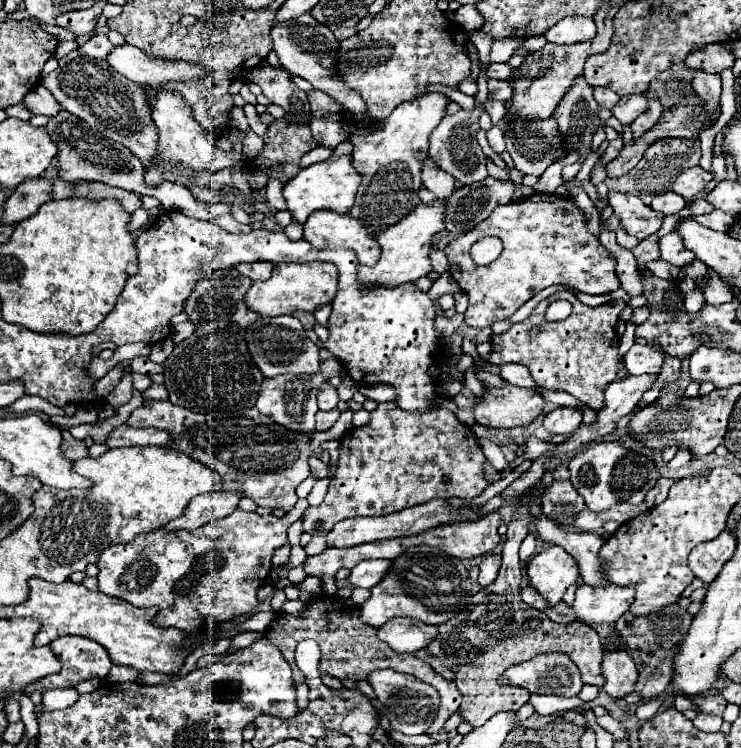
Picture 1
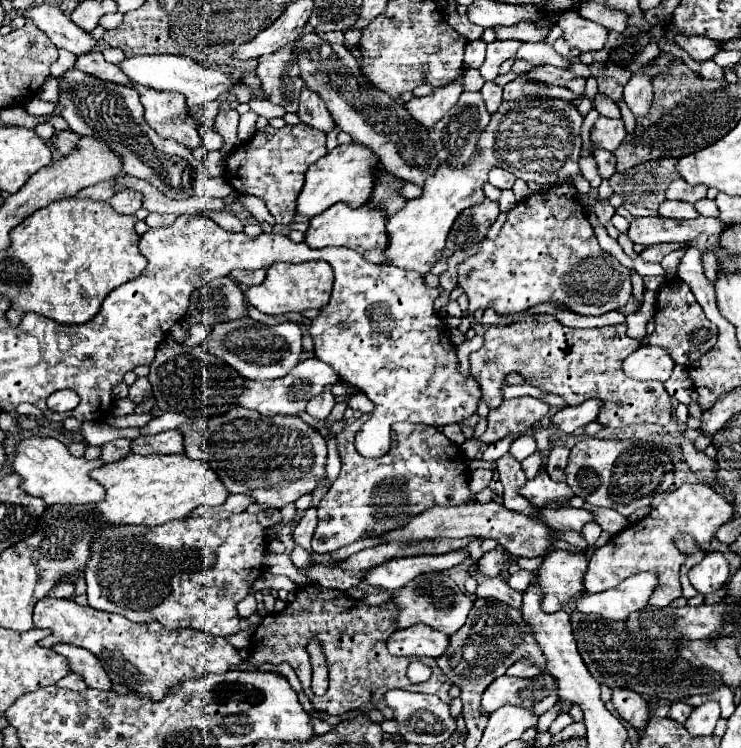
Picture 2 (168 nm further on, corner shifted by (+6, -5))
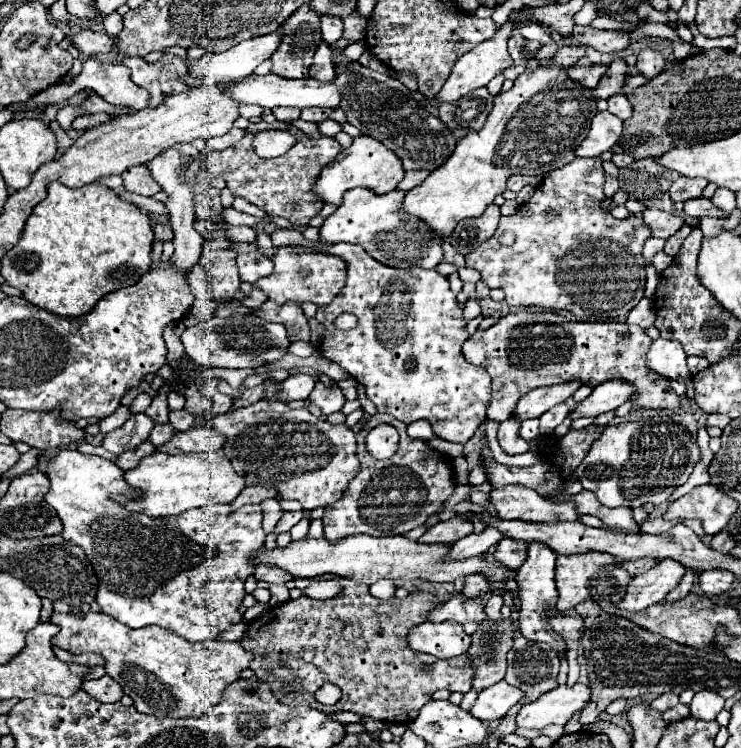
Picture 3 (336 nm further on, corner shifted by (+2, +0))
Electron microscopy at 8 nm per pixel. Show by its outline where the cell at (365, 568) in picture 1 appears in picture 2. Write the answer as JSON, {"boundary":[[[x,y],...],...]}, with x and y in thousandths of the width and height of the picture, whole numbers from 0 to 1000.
{"boundary":[[[632,735],[605,738],[605,741],[594,741],[594,743],[532,746],[532,749],[524,749],[521,754],[494,762],[494,767],[489,770],[489,778],[497,783],[518,786],[518,789],[534,789],[570,765],[605,762],[610,757],[618,757],[629,743],[632,743]]]}

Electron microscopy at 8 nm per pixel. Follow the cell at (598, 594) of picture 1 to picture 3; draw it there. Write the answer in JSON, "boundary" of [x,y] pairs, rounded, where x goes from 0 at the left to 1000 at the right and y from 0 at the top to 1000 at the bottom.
{"boundary":[[[910,747],[888,750],[877,763],[850,777],[845,798],[834,806],[845,817],[866,817],[877,809],[893,806],[899,795],[920,777],[926,761]]]}

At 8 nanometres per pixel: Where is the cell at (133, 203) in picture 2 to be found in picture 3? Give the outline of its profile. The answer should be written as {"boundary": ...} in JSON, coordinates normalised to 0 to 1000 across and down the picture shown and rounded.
{"boundary":[[[197,221],[175,223],[173,229],[167,229],[165,239],[167,239],[170,255],[178,255],[178,258],[186,258],[186,261],[194,261],[194,263],[205,263],[208,258],[216,255],[213,245],[205,239],[202,226]]]}

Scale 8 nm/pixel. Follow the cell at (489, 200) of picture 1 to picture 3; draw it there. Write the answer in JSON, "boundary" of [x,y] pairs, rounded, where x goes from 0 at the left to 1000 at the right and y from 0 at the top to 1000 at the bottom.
{"boundary":[[[659,274],[656,282],[648,290],[637,293],[623,293],[610,314],[605,317],[605,325],[621,338],[632,341],[642,330],[648,330],[656,320],[661,320],[672,303],[675,295],[675,277]]]}

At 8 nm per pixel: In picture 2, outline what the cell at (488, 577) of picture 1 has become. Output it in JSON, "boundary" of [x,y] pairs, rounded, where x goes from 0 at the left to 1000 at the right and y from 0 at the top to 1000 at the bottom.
{"boundary":[[[675,730],[656,738],[642,754],[645,770],[661,770],[661,773],[675,770],[683,759],[686,759],[686,746],[680,743],[680,735],[675,735]]]}

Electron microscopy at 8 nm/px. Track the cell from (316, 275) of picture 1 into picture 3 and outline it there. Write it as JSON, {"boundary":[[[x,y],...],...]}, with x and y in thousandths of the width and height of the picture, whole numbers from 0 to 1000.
{"boundary":[[[378,330],[367,344],[367,352],[370,352],[367,368],[351,373],[345,381],[364,394],[364,402],[375,408],[383,408],[389,402],[397,405],[418,402],[426,405],[429,410],[443,408],[467,381],[467,349],[456,346],[453,341],[440,341],[421,333],[397,336],[397,330]]]}

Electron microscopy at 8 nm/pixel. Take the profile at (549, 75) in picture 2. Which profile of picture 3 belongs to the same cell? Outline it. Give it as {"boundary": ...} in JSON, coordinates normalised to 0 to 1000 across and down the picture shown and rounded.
{"boundary":[[[839,78],[826,82],[823,95],[810,106],[807,116],[802,119],[804,130],[807,132],[821,132],[821,127],[826,127],[826,124],[839,124],[845,103],[848,103],[848,87],[839,82]]]}

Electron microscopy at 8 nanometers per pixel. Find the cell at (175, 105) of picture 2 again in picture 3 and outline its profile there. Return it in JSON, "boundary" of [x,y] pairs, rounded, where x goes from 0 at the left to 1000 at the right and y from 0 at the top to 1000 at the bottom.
{"boundary":[[[221,71],[213,84],[197,84],[192,76],[167,76],[167,87],[175,90],[178,108],[202,124],[202,143],[221,138],[224,127],[238,127],[254,119],[240,116],[243,103],[251,98],[251,82],[246,76]]]}

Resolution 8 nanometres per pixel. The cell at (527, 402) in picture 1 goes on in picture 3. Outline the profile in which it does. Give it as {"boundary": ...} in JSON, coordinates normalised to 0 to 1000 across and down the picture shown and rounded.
{"boundary":[[[775,507],[775,512],[756,512],[756,515],[721,520],[699,536],[699,541],[694,547],[694,557],[699,563],[715,560],[715,557],[729,557],[731,552],[737,552],[748,541],[753,541],[753,539],[764,536],[767,531],[772,531],[783,515],[785,512],[780,512],[780,507]]]}

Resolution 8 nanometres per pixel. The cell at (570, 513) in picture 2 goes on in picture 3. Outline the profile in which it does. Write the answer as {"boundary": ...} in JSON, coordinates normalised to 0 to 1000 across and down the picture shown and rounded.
{"boundary":[[[713,651],[664,654],[661,667],[675,694],[702,694],[715,699],[750,699],[777,697],[780,686],[772,670],[748,672]]]}

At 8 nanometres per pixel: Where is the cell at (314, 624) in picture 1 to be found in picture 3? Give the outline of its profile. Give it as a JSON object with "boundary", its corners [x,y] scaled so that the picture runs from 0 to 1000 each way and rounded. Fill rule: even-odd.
{"boundary":[[[475,782],[467,785],[456,798],[445,803],[426,803],[418,798],[405,798],[399,803],[386,803],[381,809],[364,811],[356,817],[351,825],[335,833],[332,846],[321,857],[332,870],[343,873],[345,881],[340,884],[340,897],[345,900],[348,908],[359,910],[364,921],[372,926],[381,926],[381,916],[397,910],[402,921],[397,924],[402,932],[397,934],[397,943],[418,943],[435,953],[459,953],[459,951],[475,951],[483,953],[486,959],[502,959],[510,964],[521,967],[551,967],[564,959],[564,951],[570,948],[570,940],[575,940],[591,921],[605,921],[605,924],[618,924],[618,926],[632,926],[637,921],[637,908],[640,908],[640,894],[634,892],[634,878],[613,878],[607,884],[588,881],[586,876],[575,873],[561,873],[551,865],[548,849],[552,842],[574,830],[576,822],[596,806],[591,795],[575,793],[575,790],[561,790],[553,793],[548,801],[507,801],[499,795],[497,782]],[[378,884],[386,884],[389,892],[378,892]],[[570,886],[580,892],[578,900],[570,902]],[[440,913],[451,913],[462,921],[462,934],[448,943],[432,943],[424,934],[424,926]]]}

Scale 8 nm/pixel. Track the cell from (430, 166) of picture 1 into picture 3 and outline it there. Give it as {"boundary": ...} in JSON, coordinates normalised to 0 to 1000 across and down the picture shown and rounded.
{"boundary":[[[464,74],[459,79],[462,84],[453,90],[453,114],[462,122],[459,143],[467,148],[470,164],[483,170],[489,180],[516,189],[543,213],[548,229],[586,229],[602,218],[602,213],[607,213],[615,186],[610,175],[594,162],[591,140],[586,135],[575,132],[567,122],[553,122],[526,100],[499,95],[486,84],[467,84]]]}

